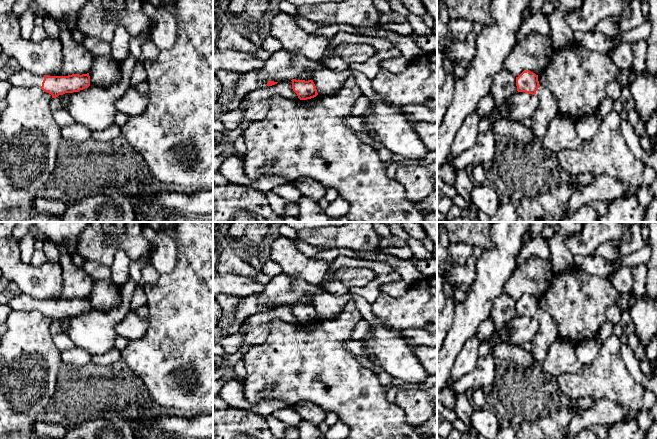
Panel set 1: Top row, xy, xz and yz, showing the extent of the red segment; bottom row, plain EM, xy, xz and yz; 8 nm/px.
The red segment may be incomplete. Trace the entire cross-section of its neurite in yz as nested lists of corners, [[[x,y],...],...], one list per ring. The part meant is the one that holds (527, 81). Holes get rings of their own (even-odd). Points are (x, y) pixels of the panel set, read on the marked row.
[[[529,70],[523,71],[516,77],[516,86],[518,92],[537,97],[538,105],[531,116],[531,131],[534,136],[543,138],[547,134],[550,122],[559,113],[556,98],[539,84],[538,75]]]

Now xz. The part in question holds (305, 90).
[[[292,79],[292,89],[300,100],[307,100],[318,95],[313,80],[296,80]]]

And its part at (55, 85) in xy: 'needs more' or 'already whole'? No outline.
needs more

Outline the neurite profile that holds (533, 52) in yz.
[[[532,31],[514,46],[504,61],[504,69],[515,77],[526,70],[539,75],[549,63],[552,52],[550,38]]]

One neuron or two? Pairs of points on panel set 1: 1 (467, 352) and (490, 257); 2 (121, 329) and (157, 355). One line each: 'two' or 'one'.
1: two
2: two

